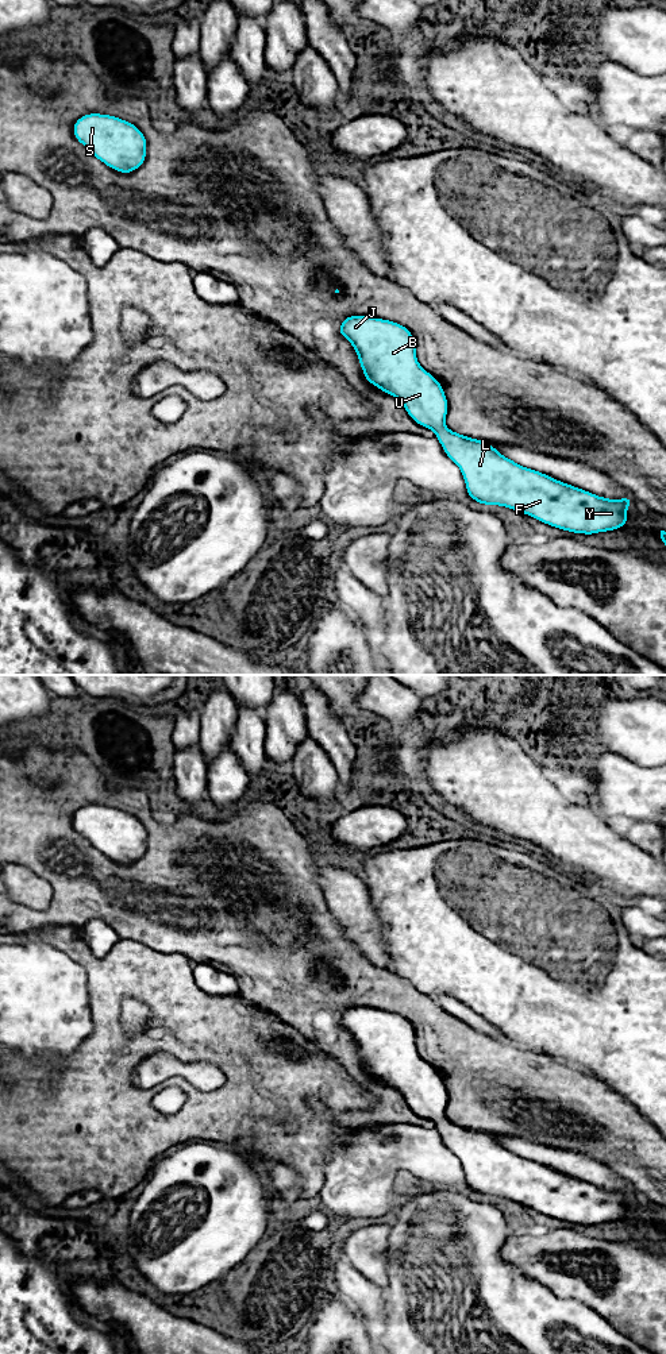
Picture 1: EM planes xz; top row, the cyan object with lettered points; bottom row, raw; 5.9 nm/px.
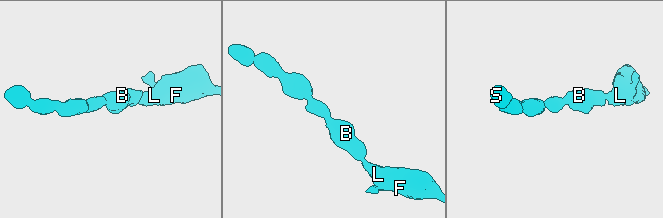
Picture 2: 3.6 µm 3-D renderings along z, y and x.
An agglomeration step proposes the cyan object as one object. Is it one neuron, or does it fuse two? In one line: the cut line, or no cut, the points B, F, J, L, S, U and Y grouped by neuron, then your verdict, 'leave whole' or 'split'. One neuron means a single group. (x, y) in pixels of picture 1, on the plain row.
no cut; B F J L S U Y; leave whole

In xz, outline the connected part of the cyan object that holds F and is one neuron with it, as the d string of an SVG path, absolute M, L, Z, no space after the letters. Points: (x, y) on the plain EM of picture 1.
M354 1006L339 1015L339 1026L350 1031L366 1072L397 1089L415 1114L435 1123L444 1145L462 1162L467 1187L478 1195L509 1199L571 1224L609 1223L628 1214L625 1201L634 1195L634 1189L598 1188L540 1162L526 1160L505 1149L486 1133L450 1122L444 1116L449 1103L444 1081L439 1072L419 1056L415 1030L404 1017L373 1007Z

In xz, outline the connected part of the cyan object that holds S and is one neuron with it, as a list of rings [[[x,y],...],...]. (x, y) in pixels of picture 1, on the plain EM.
[[[88,805],[76,811],[74,829],[108,859],[128,865],[146,852],[147,832],[130,813]]]

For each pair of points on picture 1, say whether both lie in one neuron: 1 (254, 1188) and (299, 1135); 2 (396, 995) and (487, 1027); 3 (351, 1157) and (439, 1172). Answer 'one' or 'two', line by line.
1: two
2: two
3: one

